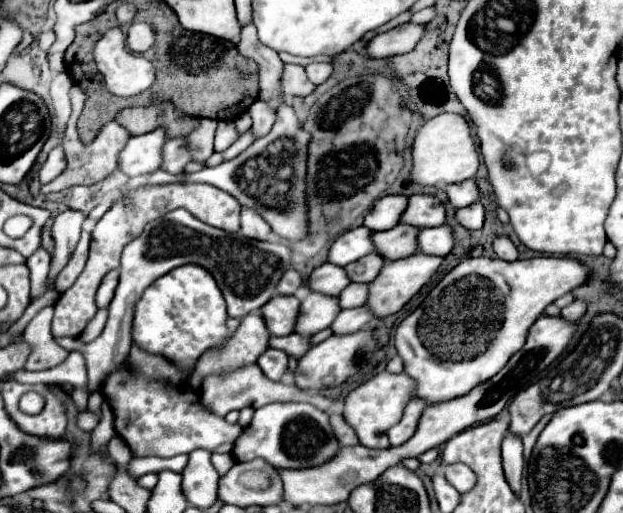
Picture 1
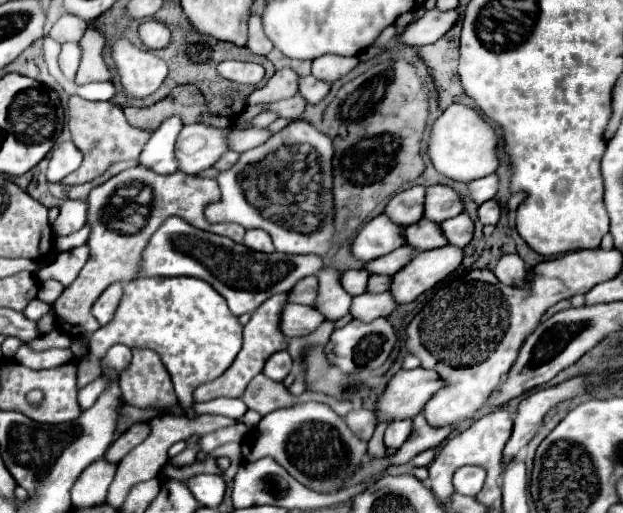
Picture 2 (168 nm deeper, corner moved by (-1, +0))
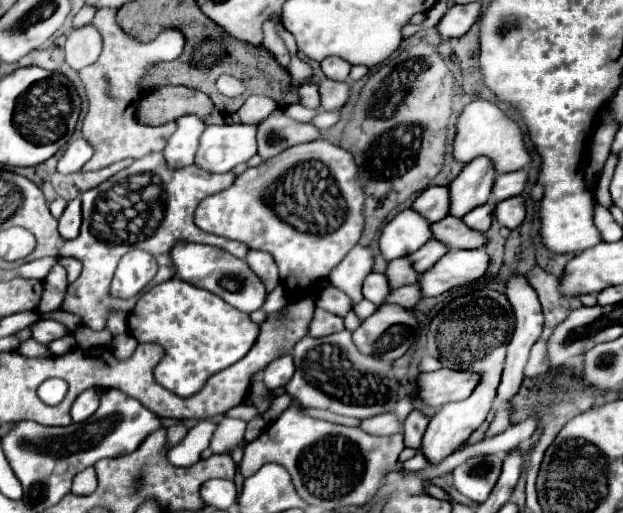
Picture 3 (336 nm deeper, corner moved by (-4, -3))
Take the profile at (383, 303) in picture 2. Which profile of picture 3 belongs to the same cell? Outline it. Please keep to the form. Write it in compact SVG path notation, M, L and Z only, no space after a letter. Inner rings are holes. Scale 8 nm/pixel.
M419 284L395 288L395 290L387 296L387 302L389 302L389 304L399 304L399 306L403 306L403 308L413 308L419 300L421 300Z

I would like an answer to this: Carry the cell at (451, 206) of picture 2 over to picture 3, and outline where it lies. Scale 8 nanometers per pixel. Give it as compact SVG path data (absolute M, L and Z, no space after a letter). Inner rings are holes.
M489 158L471 160L461 174L449 184L451 190L451 216L463 218L473 208L485 204L491 196L491 184L495 184L497 172Z

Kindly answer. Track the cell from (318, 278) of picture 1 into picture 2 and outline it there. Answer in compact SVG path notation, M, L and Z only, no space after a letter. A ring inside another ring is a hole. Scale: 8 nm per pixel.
M348 269L340 275L340 285L350 295L362 295L366 291L366 281L368 281L368 271L364 269Z

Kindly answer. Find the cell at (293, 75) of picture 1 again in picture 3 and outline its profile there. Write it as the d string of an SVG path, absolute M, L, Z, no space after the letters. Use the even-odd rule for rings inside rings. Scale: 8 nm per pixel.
M323 80L319 84L321 94L321 108L325 110L339 110L347 104L351 88L347 82L335 82L335 80Z

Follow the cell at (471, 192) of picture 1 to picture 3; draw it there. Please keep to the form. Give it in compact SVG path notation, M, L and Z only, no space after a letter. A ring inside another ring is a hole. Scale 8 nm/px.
M517 170L517 172L501 174L501 176L495 180L491 200L493 200L493 202L501 202L501 200L505 200L505 198L517 196L517 194L523 192L525 184L527 184L527 170Z

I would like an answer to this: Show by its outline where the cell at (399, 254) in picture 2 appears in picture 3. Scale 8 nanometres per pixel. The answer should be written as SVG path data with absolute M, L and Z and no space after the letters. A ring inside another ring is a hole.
M429 240L423 248L419 248L415 254L411 254L409 256L409 260L413 262L413 266L415 266L415 270L419 272L419 274L423 274L423 272L427 272L431 266L435 266L435 262L443 256L443 254L447 254L449 252L449 248L447 248L447 244L443 244L443 242L439 242L439 240Z

